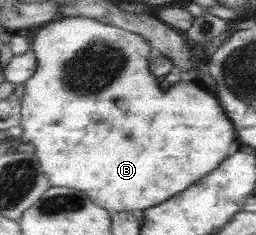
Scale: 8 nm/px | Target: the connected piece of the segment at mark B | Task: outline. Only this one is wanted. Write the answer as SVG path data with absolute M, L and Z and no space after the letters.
M58 17L40 27L31 41L30 50L35 57L36 69L33 75L24 81L23 96L19 99L20 122L18 126L23 129L20 137L23 142L33 145L40 169L50 187L66 187L66 189L80 191L97 207L103 208L110 214L145 210L169 199L172 195L178 194L187 186L213 171L229 155L227 153L229 143L236 141L233 124L217 101L216 94L206 89L200 81L183 79L167 87L167 90L161 90L159 87L160 79L149 73L148 55L150 55L151 49L146 39L140 35L135 35L135 33L111 24L99 23L99 20L87 17Z

